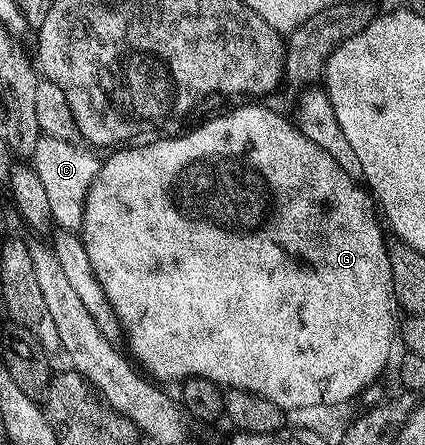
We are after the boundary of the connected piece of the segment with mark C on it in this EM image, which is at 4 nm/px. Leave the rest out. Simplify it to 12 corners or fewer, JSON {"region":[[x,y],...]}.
{"region":[[40,136],[33,164],[54,224],[83,228],[101,164],[90,148]]}

